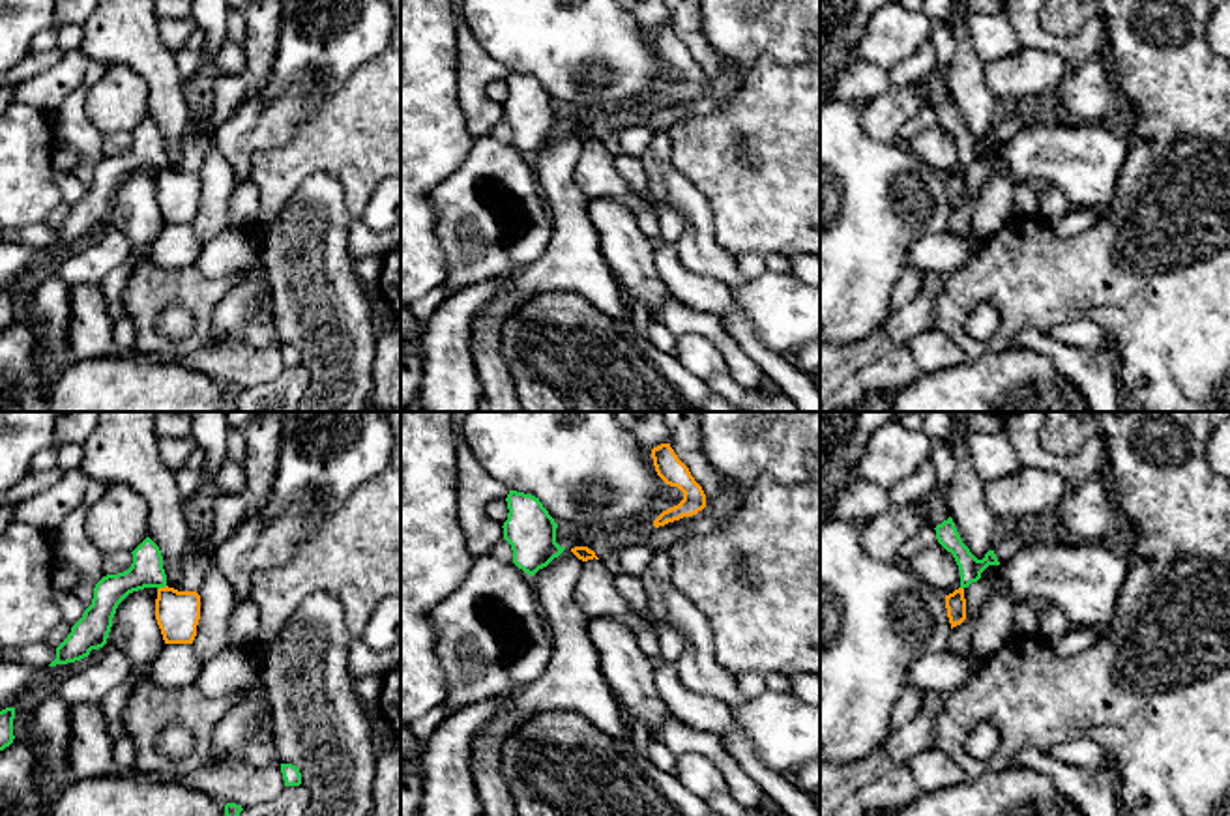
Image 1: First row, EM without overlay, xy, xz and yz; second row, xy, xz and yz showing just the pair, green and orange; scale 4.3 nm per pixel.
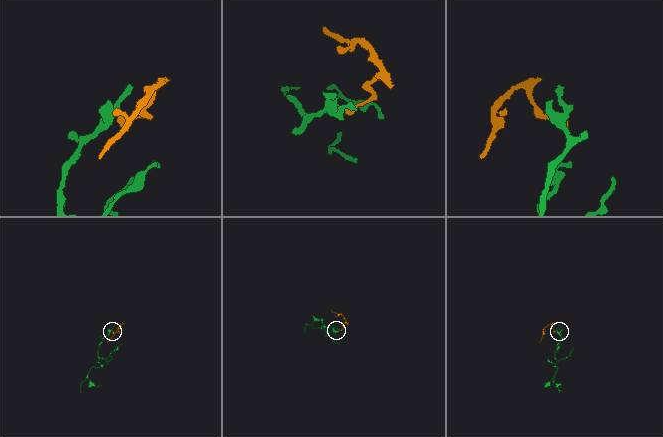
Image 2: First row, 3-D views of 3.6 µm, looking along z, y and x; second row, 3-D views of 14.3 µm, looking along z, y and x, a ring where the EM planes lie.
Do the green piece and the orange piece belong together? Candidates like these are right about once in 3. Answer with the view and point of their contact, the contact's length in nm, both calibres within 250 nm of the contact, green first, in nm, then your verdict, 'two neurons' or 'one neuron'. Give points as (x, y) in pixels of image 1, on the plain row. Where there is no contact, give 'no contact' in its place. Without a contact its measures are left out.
contact xy (161, 167); length 50 nm; calibres 140 and 190 nm; two neurons

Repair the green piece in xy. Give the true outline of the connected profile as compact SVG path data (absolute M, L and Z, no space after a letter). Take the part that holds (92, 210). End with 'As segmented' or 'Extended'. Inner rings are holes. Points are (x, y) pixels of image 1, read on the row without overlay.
M146 118L133 133L127 152L103 157L94 168L92 185L71 208L67 219L56 228L56 240L49 247L67 245L90 236L107 225L118 185L133 172L165 168L167 155L159 127Z. As segmented

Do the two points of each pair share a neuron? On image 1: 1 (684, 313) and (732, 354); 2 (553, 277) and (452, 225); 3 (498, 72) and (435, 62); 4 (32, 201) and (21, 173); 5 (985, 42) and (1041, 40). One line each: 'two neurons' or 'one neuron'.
1: one neuron
2: two neurons
3: two neurons
4: one neuron
5: two neurons

